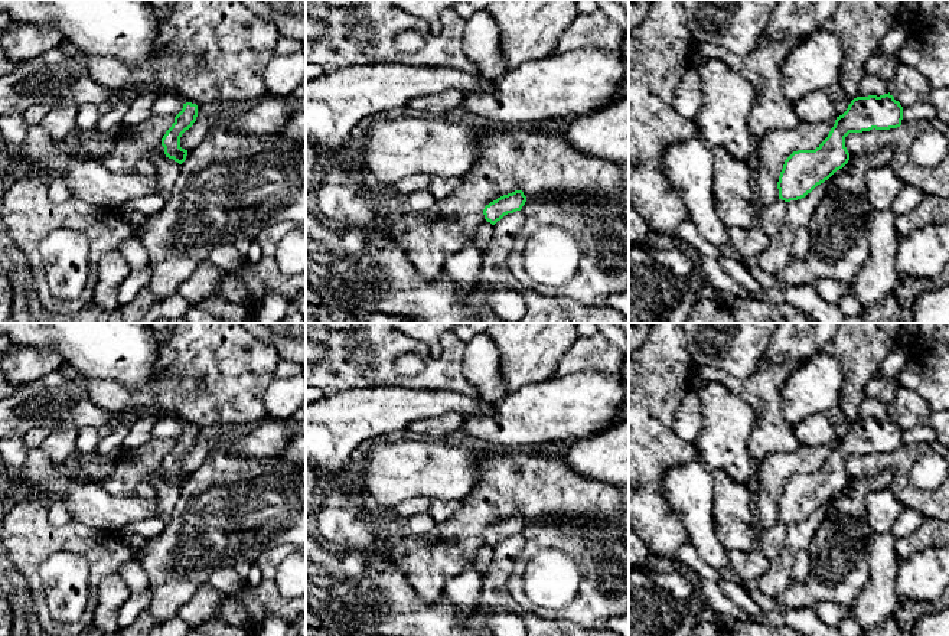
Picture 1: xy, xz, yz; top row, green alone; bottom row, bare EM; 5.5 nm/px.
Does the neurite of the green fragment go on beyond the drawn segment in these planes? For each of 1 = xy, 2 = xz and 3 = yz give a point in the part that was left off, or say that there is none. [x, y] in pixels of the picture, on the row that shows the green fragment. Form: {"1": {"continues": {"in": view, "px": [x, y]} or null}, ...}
{"1": {"continues": null}, "2": {"continues": null}, "3": {"continues": null}}

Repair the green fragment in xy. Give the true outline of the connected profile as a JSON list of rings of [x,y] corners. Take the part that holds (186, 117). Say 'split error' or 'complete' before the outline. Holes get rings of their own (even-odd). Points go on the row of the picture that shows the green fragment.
complete; [[[192,102],[183,104],[182,111],[175,117],[175,123],[162,138],[164,154],[179,164],[186,160],[187,150],[180,147],[182,134],[189,130],[198,117],[198,105]]]

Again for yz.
complete; [[[890,92],[854,98],[815,150],[798,150],[785,160],[777,182],[779,199],[785,202],[802,199],[842,169],[849,160],[845,147],[845,137],[849,133],[897,128],[901,120],[903,107]]]

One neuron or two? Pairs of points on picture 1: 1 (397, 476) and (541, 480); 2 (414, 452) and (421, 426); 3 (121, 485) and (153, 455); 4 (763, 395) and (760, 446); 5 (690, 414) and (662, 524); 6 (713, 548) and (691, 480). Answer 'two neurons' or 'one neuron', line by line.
1: two neurons
2: two neurons
3: one neuron
4: one neuron
5: two neurons
6: one neuron

